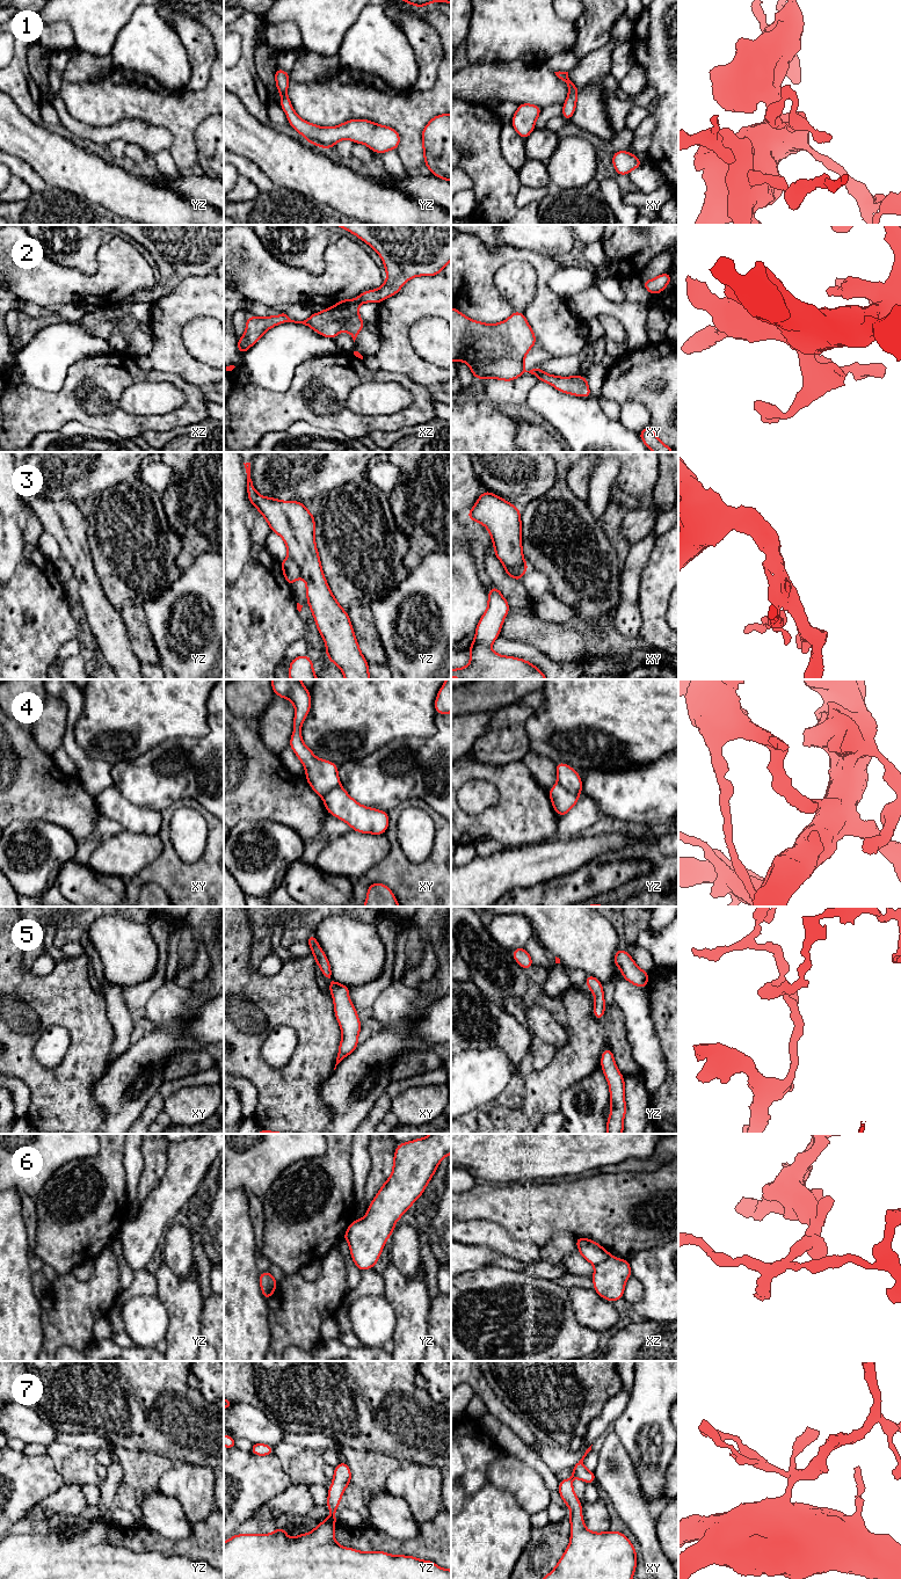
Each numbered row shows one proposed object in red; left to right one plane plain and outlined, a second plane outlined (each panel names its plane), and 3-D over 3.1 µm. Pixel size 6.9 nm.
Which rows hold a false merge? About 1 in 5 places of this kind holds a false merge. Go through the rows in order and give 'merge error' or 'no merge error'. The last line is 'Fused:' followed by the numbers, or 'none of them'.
1: no merge error
2: no merge error
3: merge error
4: merge error
5: no merge error
6: merge error
7: no merge error
Fused: 3, 4, 6

